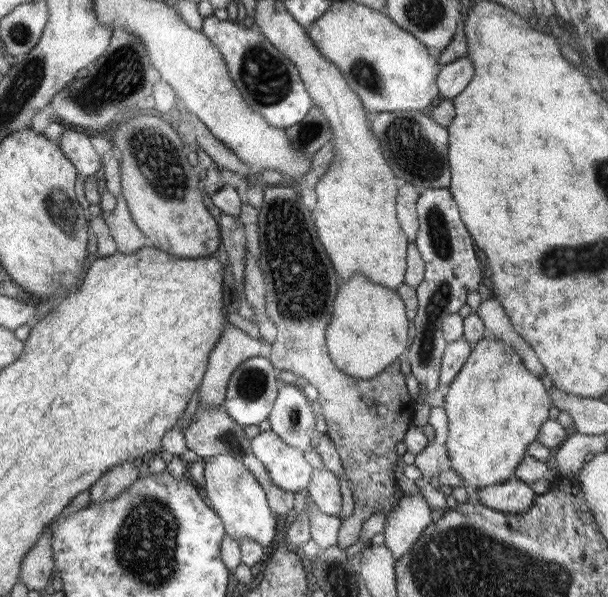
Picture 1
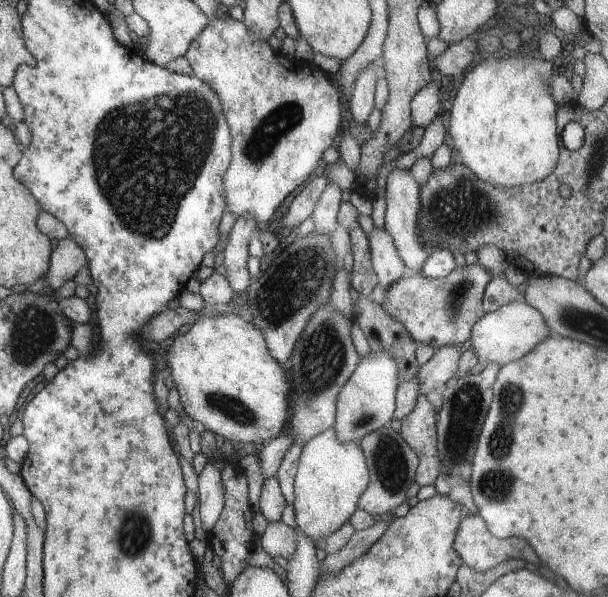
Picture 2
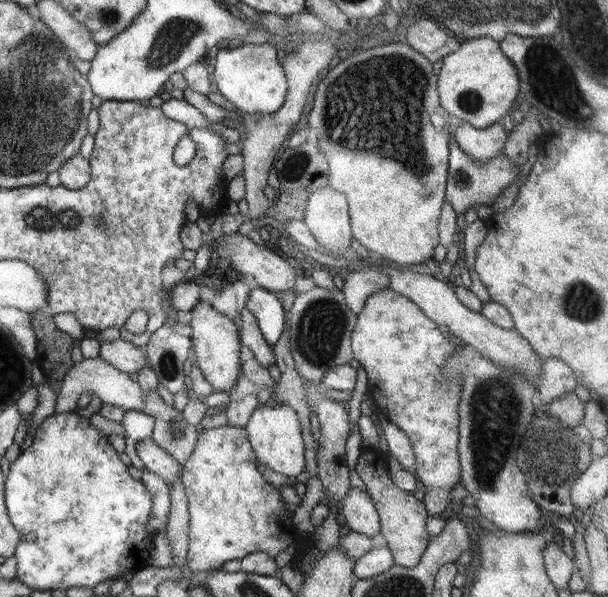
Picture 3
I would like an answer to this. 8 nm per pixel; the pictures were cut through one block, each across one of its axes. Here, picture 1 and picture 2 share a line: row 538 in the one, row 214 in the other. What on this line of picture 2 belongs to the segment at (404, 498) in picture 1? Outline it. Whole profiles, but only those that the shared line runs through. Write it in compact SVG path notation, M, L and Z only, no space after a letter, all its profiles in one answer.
M394 169L387 174L385 186L385 225L384 230L391 236L397 255L403 265L415 273L420 273L430 252L427 247L418 242L416 234L416 219L419 211L420 186L411 177L410 170Z

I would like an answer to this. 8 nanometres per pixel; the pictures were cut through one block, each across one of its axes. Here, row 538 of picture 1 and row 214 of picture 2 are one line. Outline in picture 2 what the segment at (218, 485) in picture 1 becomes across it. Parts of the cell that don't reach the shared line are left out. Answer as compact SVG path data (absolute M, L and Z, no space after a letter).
M229 16L223 19L209 19L207 25L203 28L203 31L193 38L184 58L190 65L193 75L197 79L207 83L215 92L223 115L225 116L226 124L228 125L230 133L230 164L222 177L226 209L228 209L236 218L245 212L251 214L256 222L256 228L257 224L267 224L268 220L283 199L288 196L290 192L295 190L295 188L303 184L305 180L309 179L310 174L318 166L319 159L322 158L322 153L327 148L335 146L333 139L335 136L338 136L337 130L339 130L340 122L344 119L341 116L341 108L339 108L341 93L338 88L330 82L327 74L319 67L314 64L308 64L304 61L298 61L293 57L283 56L279 51L271 50L266 41L253 41L250 38L250 33L247 33L245 26L240 21L233 20L233 18Z

